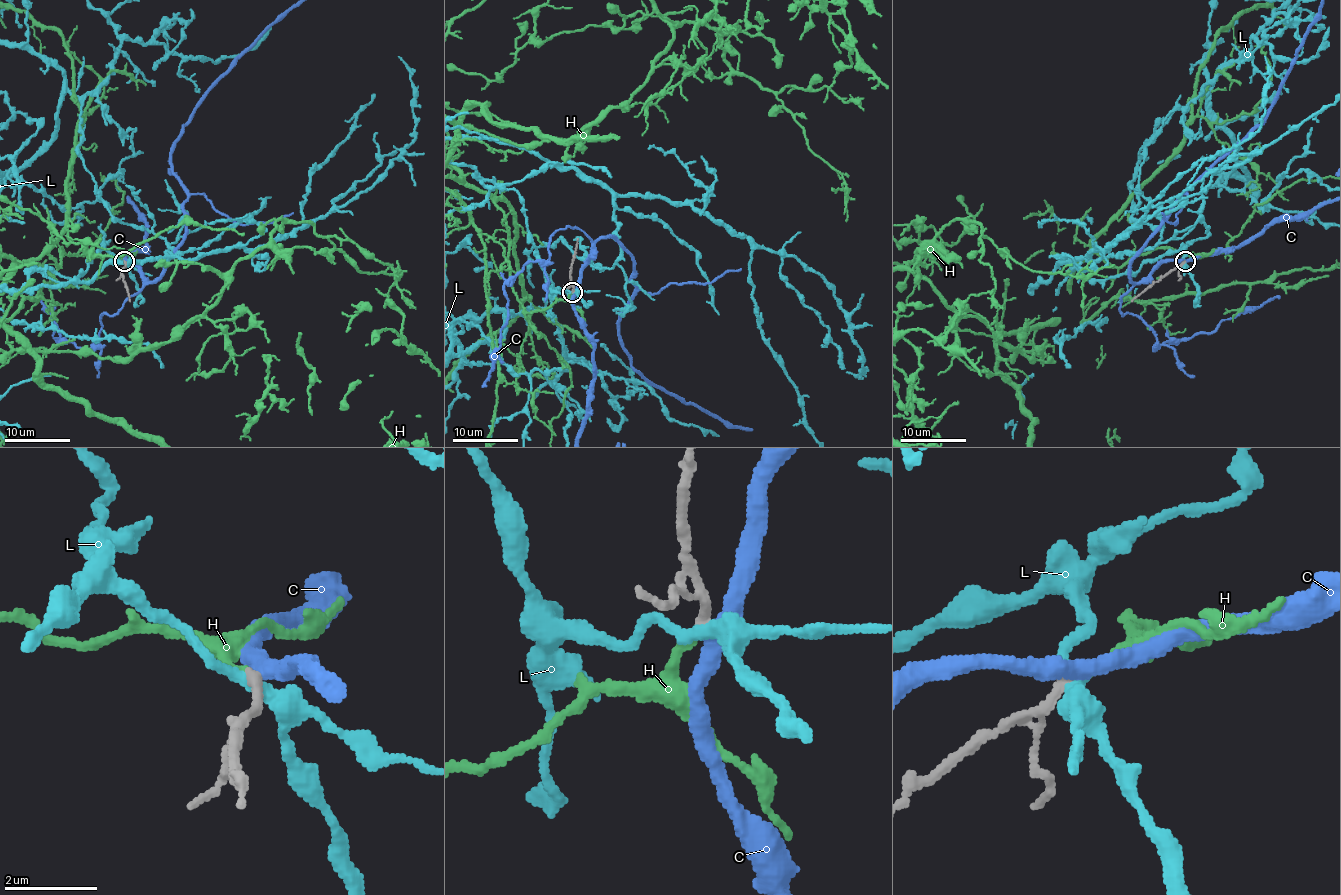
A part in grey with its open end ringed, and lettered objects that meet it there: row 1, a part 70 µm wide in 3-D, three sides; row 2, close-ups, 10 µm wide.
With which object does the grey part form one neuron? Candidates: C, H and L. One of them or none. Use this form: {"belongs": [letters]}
{"belongs": ["H"]}

